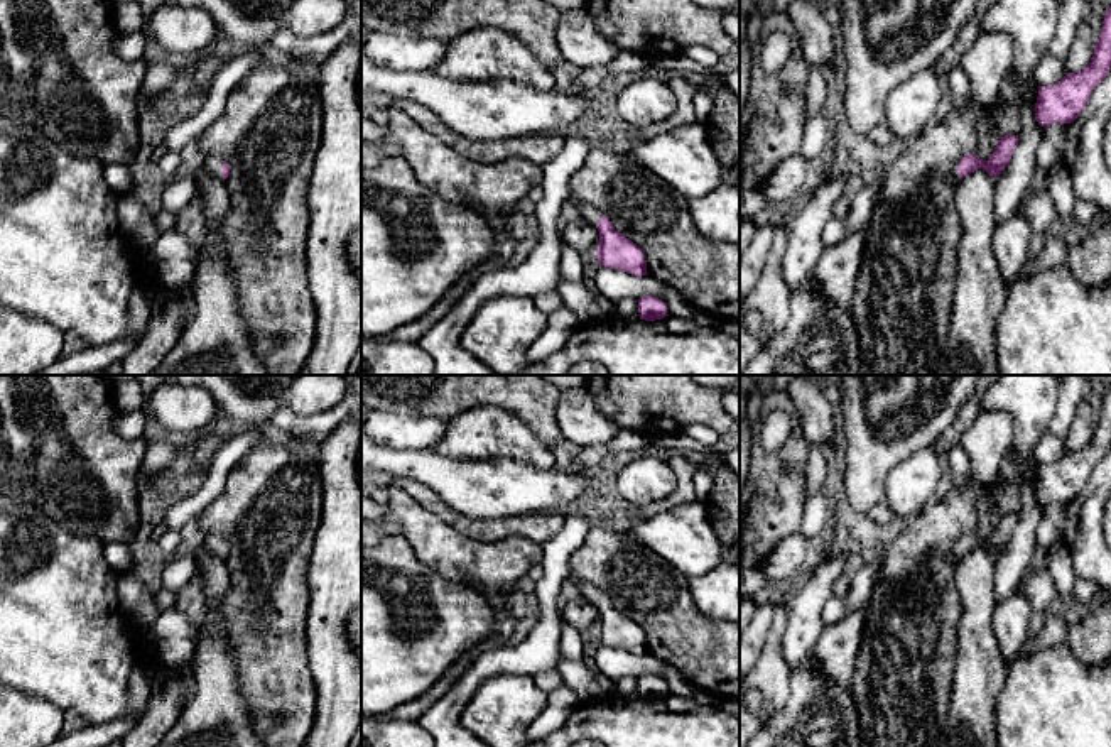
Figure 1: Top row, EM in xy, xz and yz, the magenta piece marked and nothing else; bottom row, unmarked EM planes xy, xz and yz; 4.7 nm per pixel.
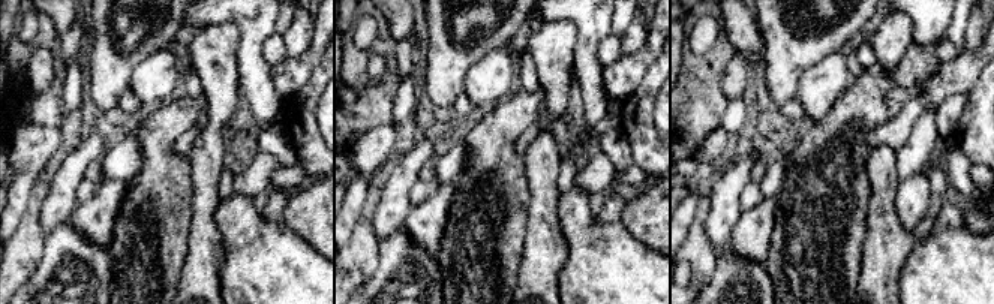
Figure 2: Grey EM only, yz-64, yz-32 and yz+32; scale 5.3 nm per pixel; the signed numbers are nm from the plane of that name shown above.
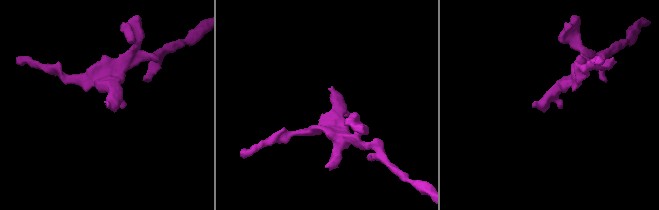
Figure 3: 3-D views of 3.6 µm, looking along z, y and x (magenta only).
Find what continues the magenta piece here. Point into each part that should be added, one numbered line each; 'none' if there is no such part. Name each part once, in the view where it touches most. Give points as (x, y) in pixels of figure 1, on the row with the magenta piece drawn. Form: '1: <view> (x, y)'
1: xy (213, 164)

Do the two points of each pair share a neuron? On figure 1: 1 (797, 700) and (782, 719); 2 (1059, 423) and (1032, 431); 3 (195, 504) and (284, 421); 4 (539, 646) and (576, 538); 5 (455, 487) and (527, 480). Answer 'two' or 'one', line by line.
1: one
2: two
3: two
4: one
5: one

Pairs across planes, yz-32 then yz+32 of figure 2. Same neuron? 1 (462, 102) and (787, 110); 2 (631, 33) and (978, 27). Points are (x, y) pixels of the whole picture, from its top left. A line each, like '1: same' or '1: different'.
1: same
2: same

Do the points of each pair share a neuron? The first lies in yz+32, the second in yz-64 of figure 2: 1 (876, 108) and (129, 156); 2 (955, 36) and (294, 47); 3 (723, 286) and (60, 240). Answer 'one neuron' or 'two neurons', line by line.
1: two neurons
2: two neurons
3: one neuron

